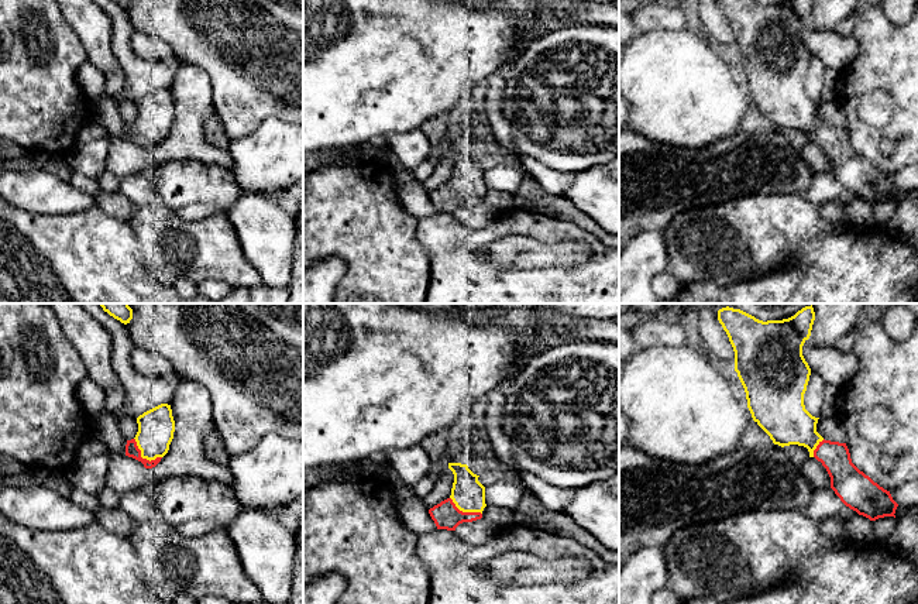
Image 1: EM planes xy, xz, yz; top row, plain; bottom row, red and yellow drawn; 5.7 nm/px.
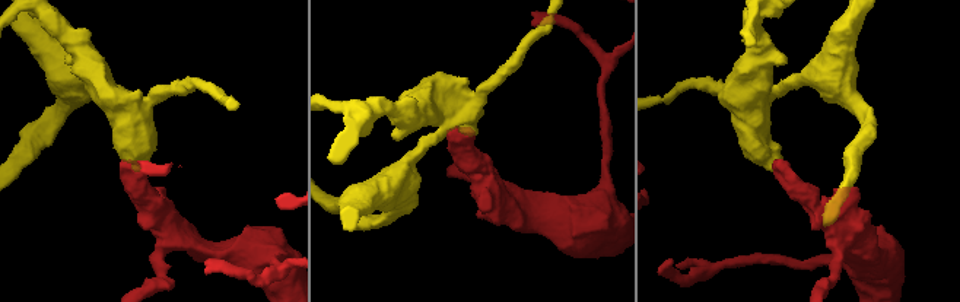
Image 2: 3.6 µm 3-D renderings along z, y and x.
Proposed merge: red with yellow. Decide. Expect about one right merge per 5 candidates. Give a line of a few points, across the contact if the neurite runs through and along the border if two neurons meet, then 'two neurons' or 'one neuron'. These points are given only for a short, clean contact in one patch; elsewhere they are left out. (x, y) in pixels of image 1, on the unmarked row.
one neuron

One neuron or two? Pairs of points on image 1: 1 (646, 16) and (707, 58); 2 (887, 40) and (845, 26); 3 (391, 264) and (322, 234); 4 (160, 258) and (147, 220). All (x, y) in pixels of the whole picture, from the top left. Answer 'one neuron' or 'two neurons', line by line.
1: two neurons
2: two neurons
3: one neuron
4: one neuron

